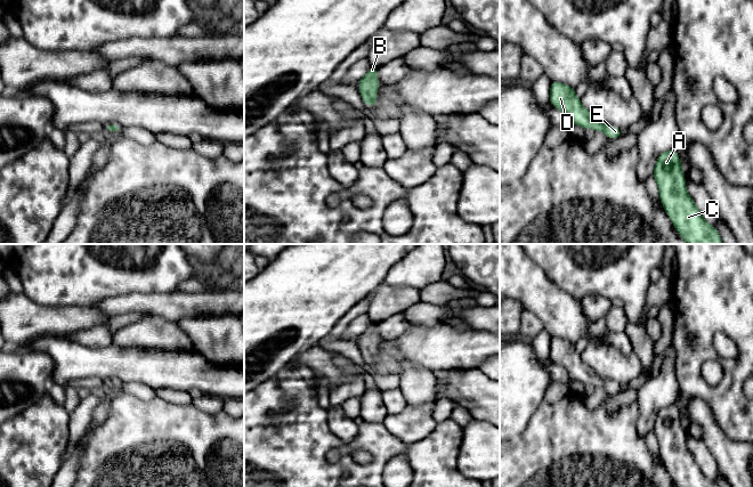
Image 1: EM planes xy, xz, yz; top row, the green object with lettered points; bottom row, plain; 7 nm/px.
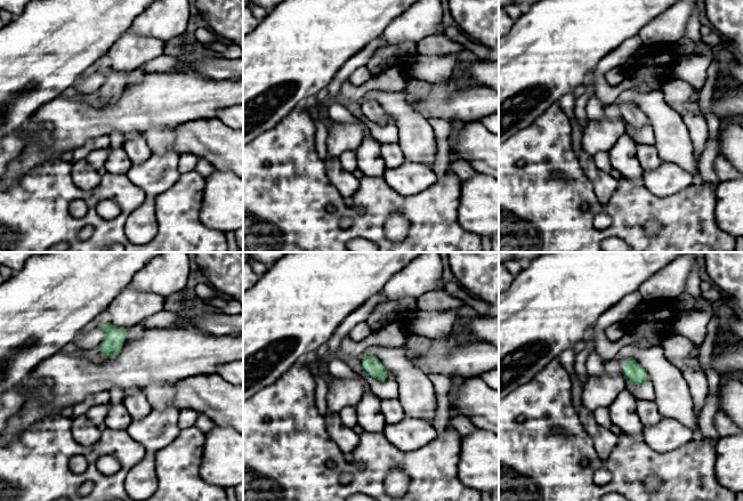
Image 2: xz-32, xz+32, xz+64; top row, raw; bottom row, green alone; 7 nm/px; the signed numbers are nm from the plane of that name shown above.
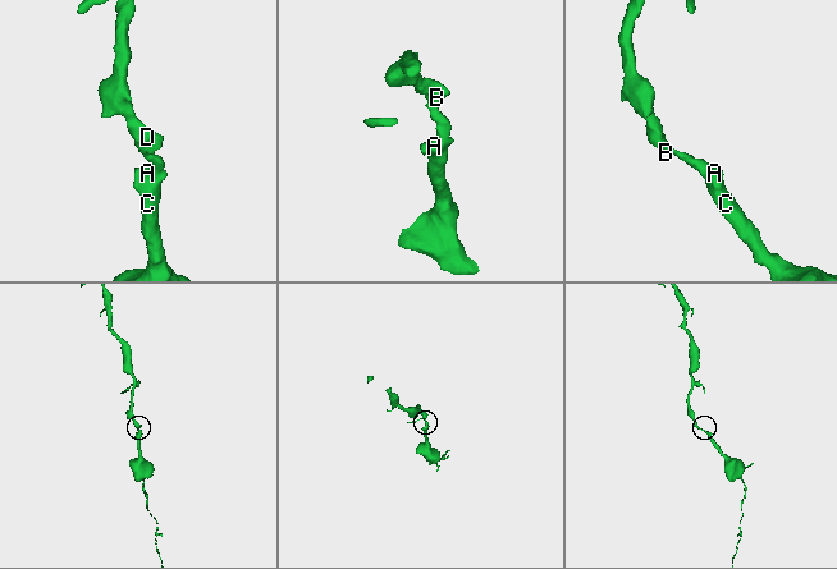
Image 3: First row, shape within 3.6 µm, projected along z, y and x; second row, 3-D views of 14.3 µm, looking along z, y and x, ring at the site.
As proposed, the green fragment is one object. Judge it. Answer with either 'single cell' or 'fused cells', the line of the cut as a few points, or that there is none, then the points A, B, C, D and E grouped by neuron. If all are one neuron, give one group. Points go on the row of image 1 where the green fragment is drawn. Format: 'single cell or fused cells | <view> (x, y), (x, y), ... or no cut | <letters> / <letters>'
single cell | no cut | A B C D E

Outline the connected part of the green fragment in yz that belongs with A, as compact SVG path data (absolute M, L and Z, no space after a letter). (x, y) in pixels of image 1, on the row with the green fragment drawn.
M675 149L658 155L653 178L672 225L687 244L723 244L718 229L706 222L686 188L682 164Z

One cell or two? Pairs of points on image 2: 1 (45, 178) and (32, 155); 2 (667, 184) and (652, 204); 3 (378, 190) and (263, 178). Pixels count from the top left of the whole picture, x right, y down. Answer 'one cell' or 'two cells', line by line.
1: two cells
2: two cells
3: one cell

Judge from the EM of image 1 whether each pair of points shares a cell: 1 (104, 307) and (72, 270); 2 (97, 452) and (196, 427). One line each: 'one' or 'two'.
1: two
2: one

